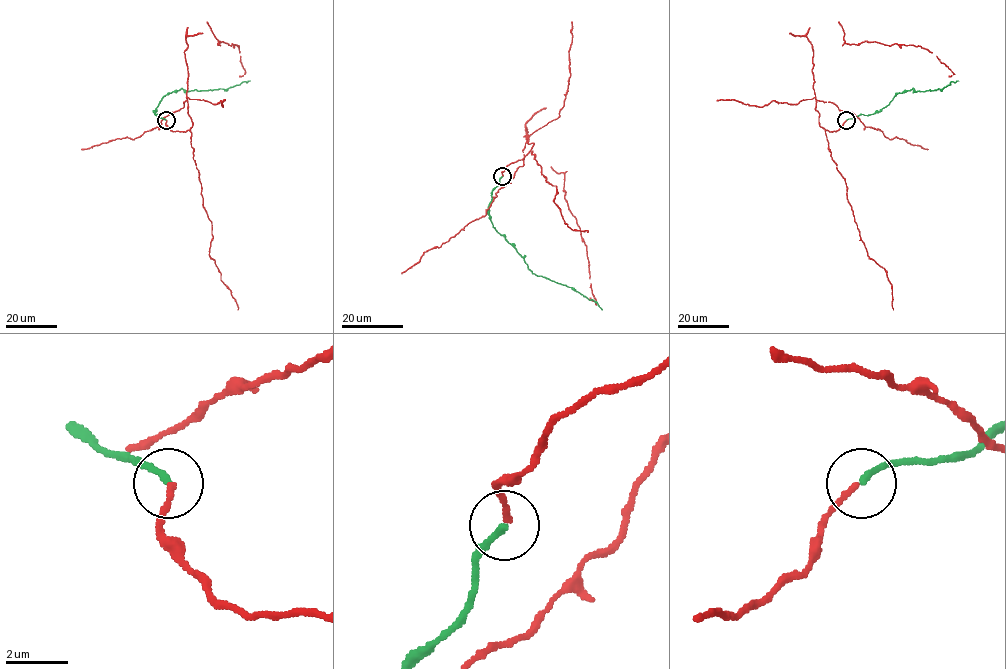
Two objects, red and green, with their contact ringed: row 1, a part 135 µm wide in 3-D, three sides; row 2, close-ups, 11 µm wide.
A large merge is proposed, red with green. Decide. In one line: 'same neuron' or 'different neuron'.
same neuron

